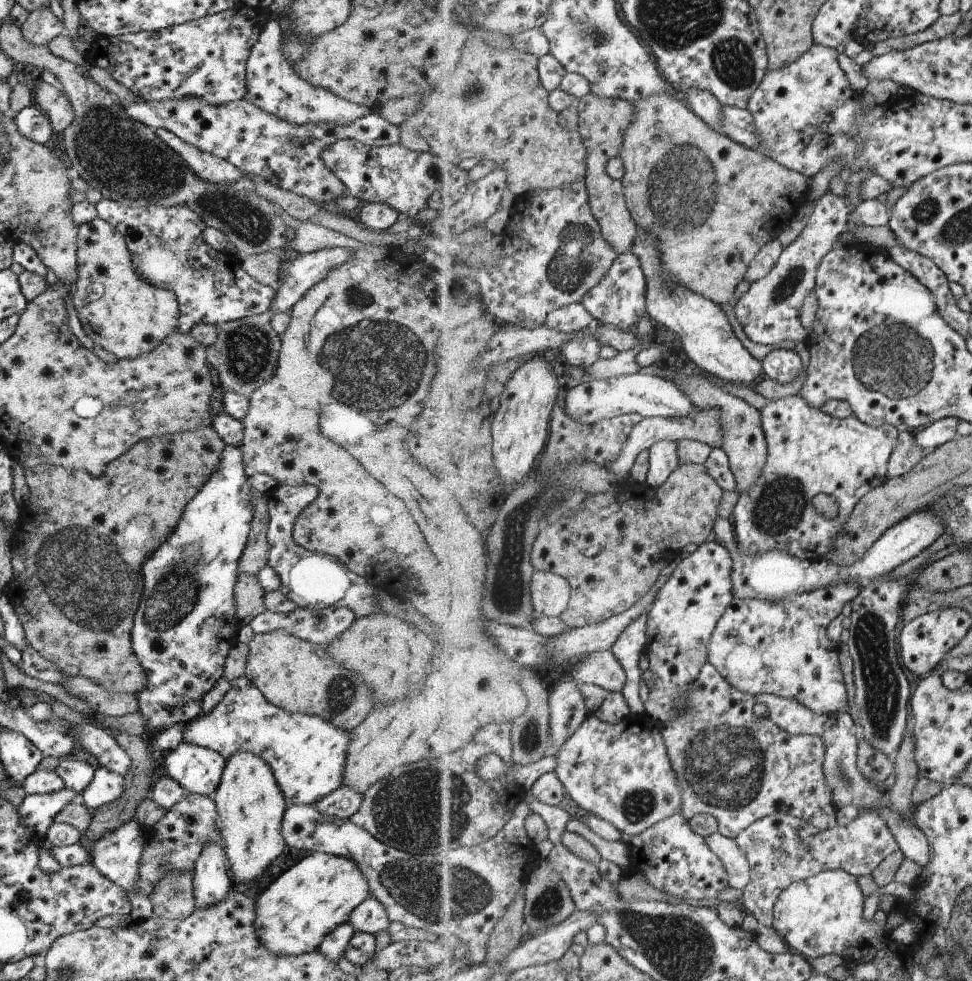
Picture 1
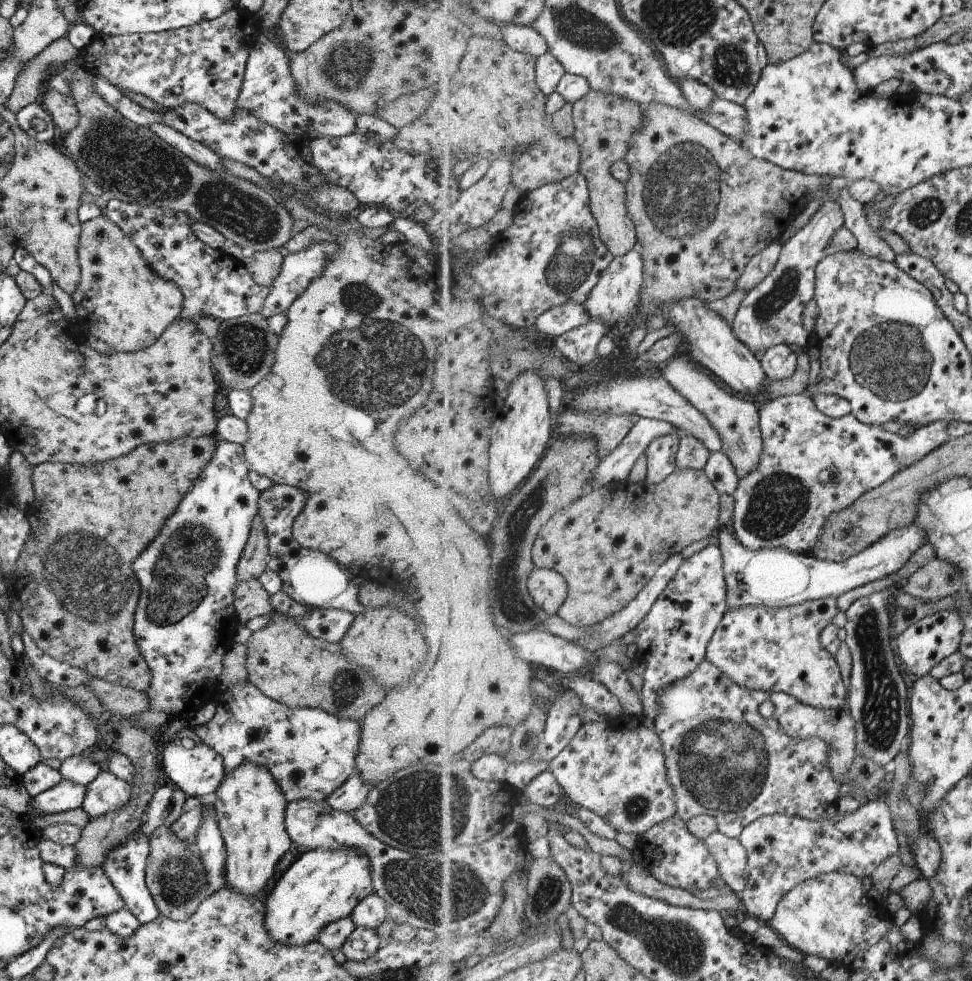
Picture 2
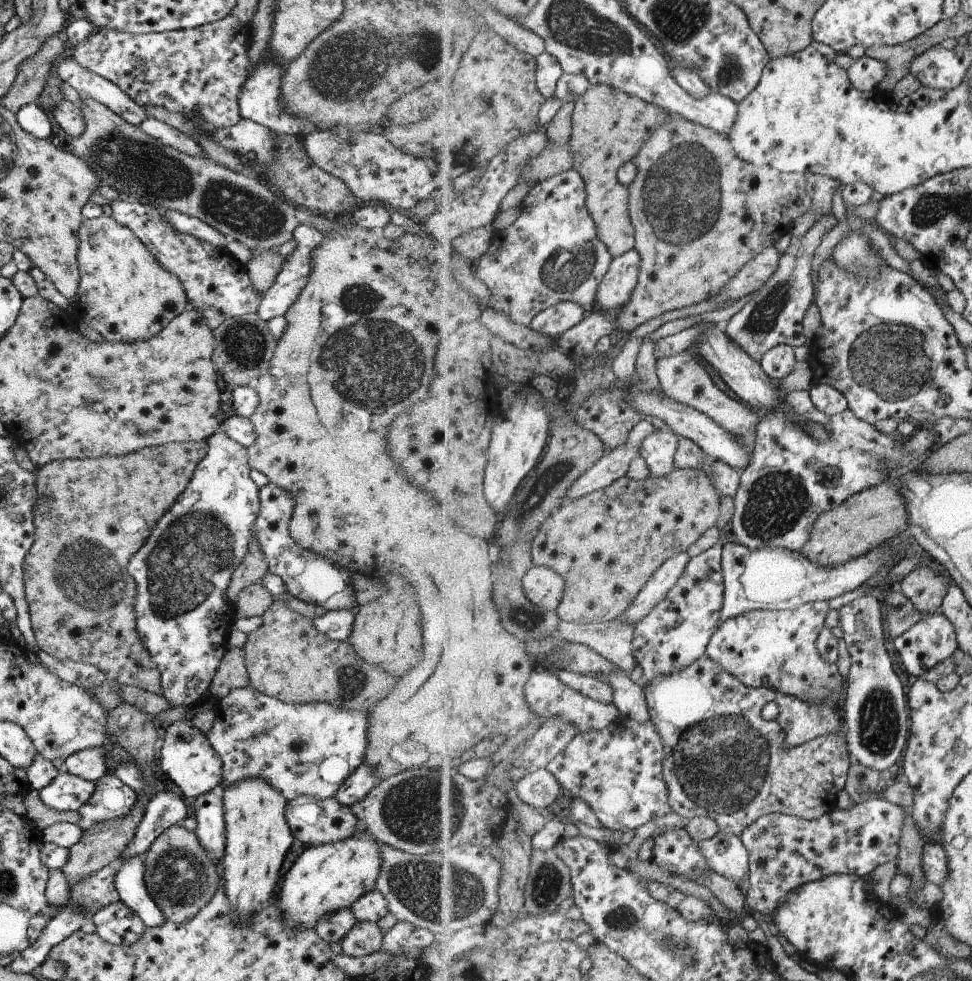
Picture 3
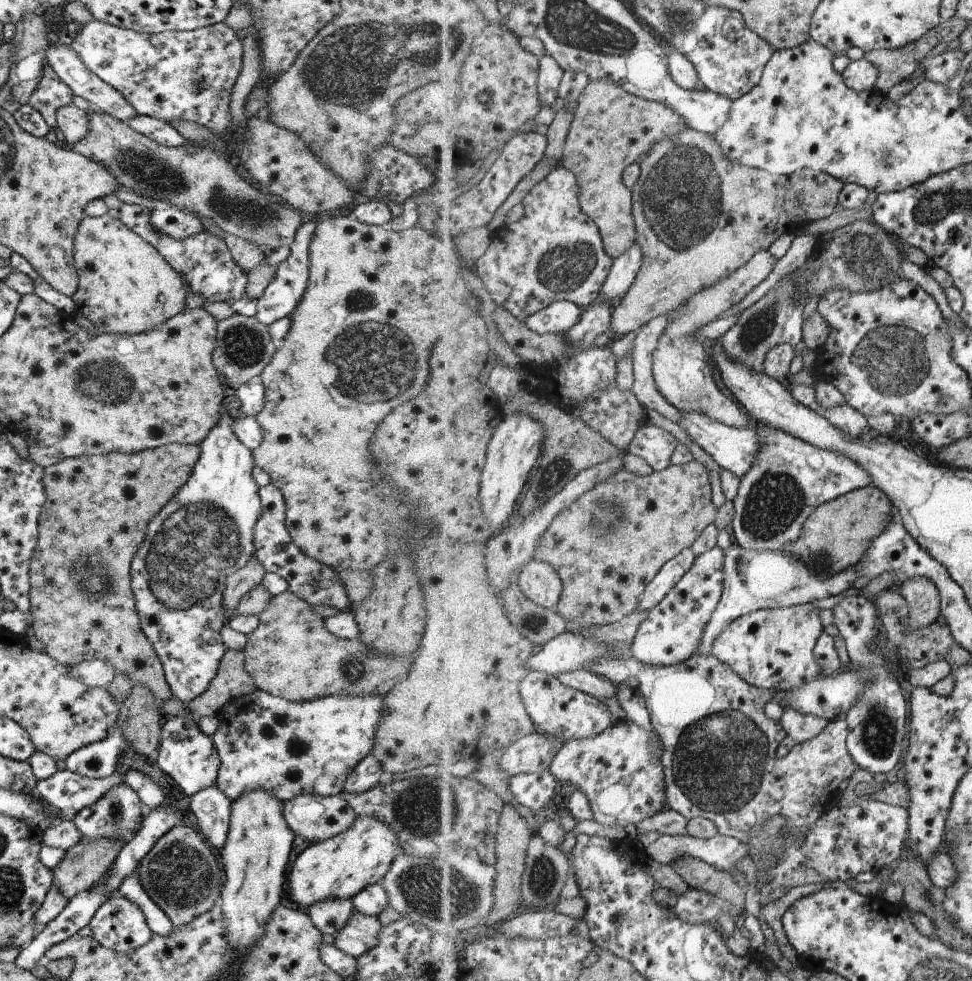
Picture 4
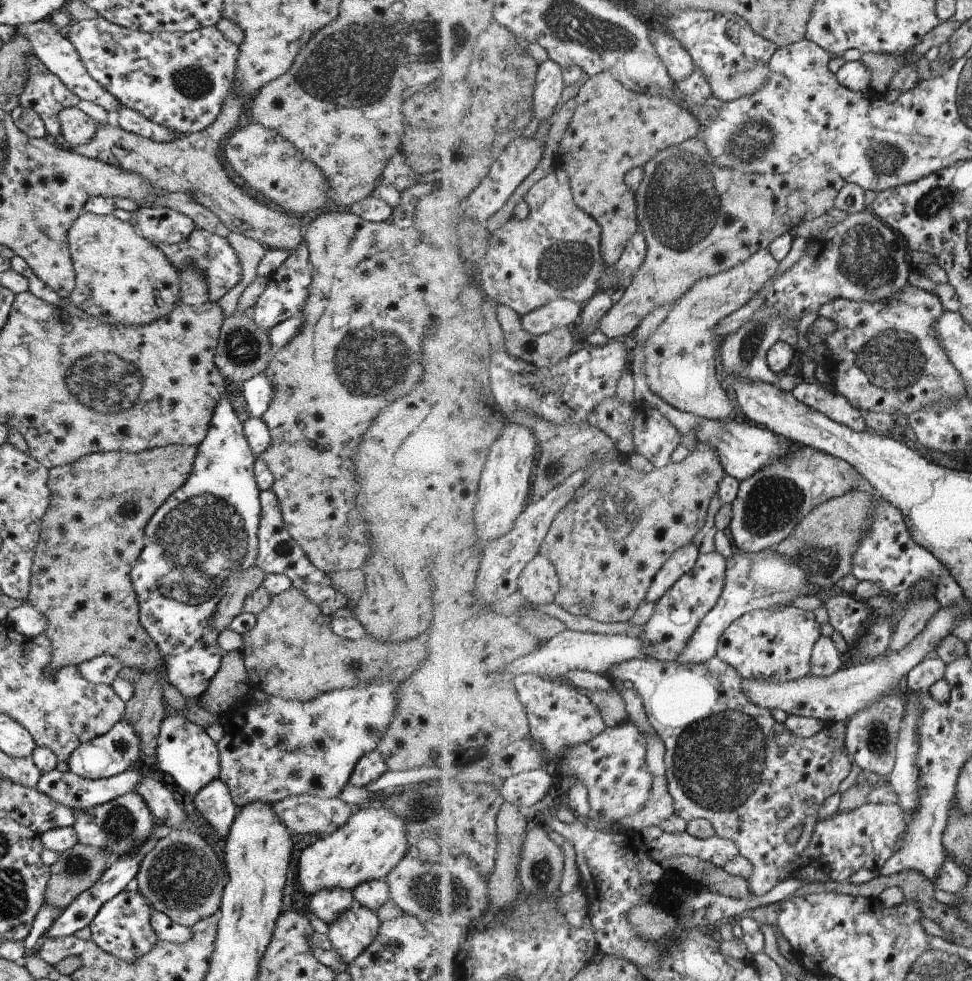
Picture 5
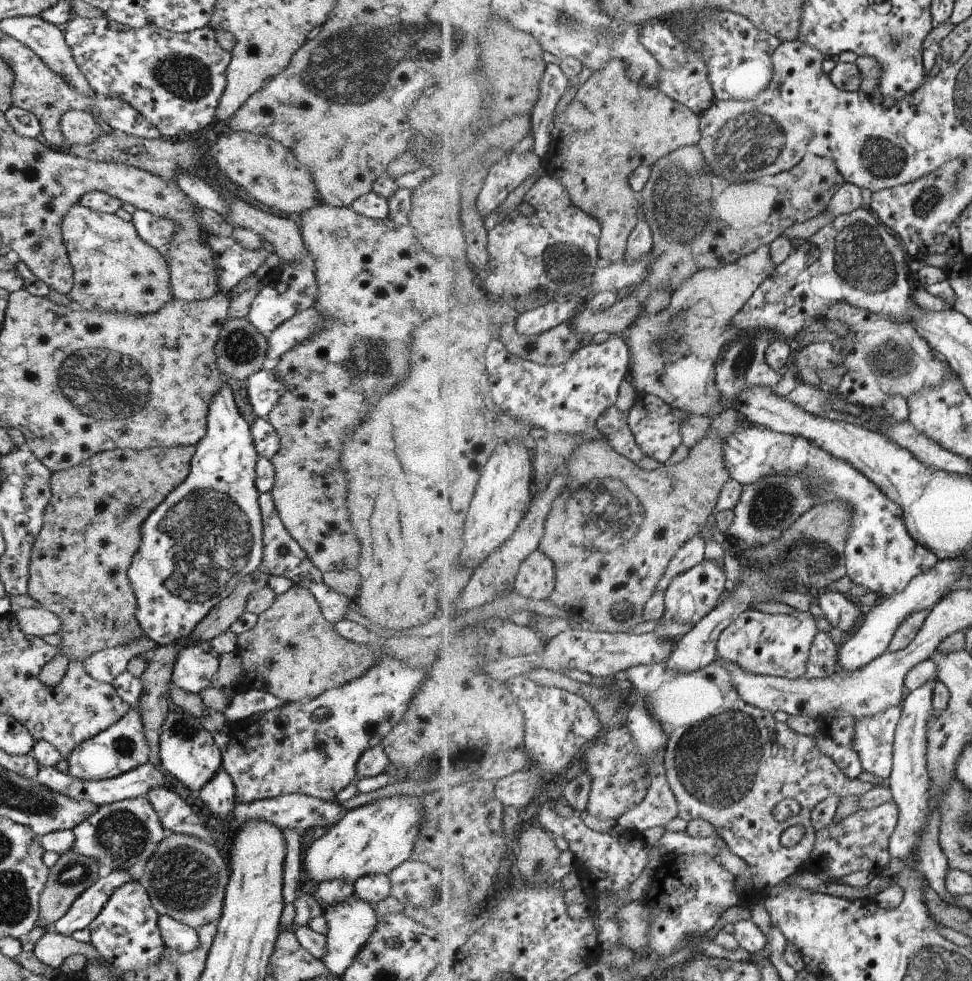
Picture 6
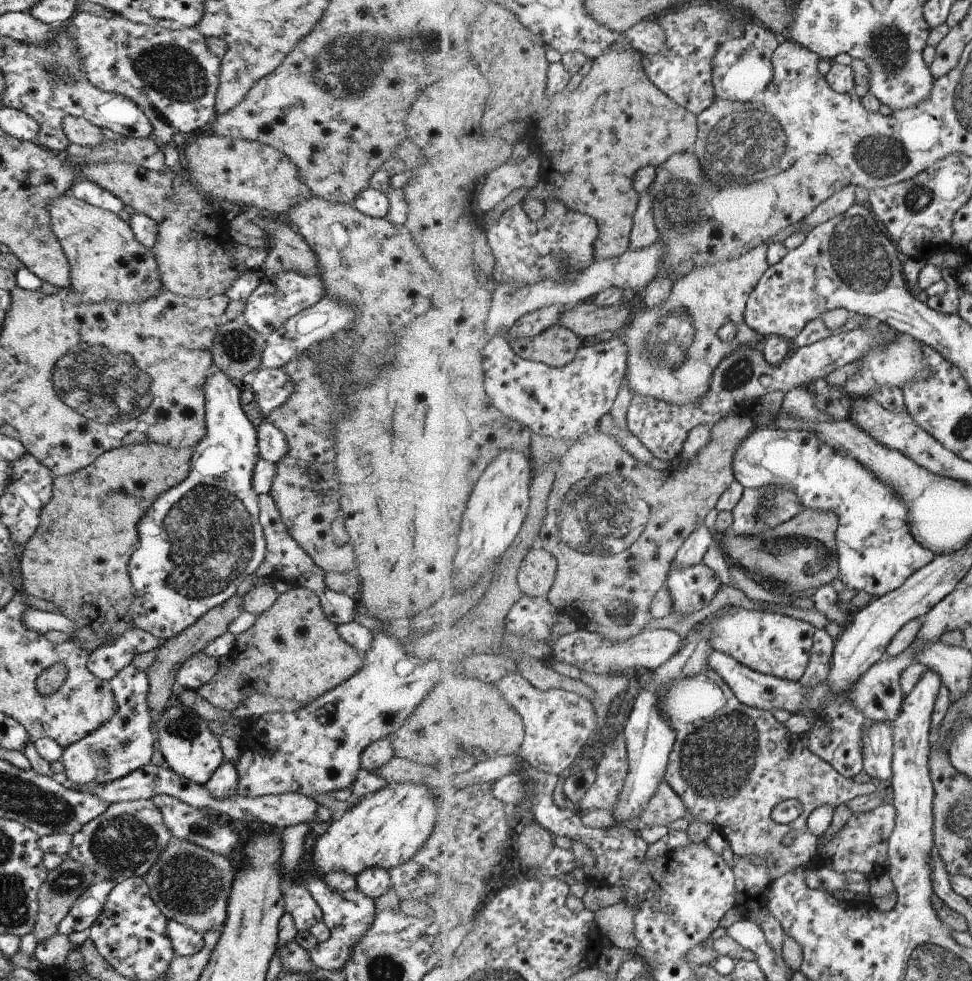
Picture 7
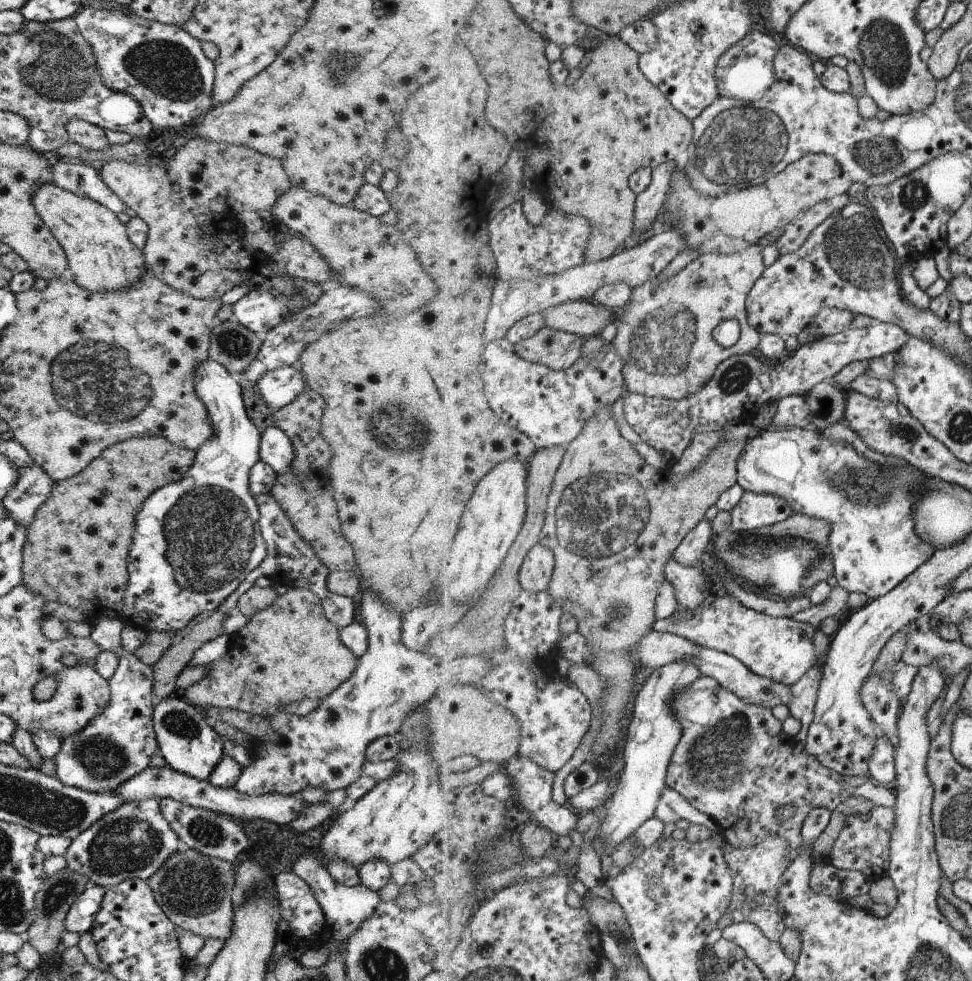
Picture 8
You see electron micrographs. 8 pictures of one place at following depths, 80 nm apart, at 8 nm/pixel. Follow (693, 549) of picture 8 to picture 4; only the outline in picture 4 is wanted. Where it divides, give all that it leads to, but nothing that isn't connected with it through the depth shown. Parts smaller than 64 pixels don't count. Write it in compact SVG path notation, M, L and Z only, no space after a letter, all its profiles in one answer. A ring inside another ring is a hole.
M686 549L669 560L647 586L647 590L641 594L637 610L650 612L661 605L661 602L664 602L665 598L677 587L683 576L691 571L697 558L698 556L693 554L693 550Z

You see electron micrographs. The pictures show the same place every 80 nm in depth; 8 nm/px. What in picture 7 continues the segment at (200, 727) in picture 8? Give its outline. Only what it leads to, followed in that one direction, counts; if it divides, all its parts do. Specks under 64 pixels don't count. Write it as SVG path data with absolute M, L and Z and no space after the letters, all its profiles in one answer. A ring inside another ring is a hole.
M172 702L155 720L155 738L165 766L194 785L204 785L224 761L218 738L207 729L207 722L191 709Z

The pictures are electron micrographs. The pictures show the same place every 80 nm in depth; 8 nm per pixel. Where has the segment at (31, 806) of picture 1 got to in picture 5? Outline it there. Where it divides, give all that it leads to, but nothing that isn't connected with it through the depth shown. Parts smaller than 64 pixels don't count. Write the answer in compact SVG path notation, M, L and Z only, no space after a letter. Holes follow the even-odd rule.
M51 770L40 774L36 783L36 790L39 790L45 796L49 796L53 802L57 804L63 804L63 806L69 806L69 808L77 808L81 811L93 808L117 798L117 796L123 796L123 794L129 794L129 792L135 792L135 786L141 782L141 778L145 778L141 770L125 770L110 778L101 779L85 779L70 771L59 772L57 770Z

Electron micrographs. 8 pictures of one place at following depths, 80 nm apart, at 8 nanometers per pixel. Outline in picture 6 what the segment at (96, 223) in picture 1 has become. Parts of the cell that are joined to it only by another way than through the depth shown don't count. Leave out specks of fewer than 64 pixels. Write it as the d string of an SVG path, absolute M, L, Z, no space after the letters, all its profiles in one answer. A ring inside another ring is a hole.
M77 204L65 214L60 230L72 269L72 288L67 297L75 307L95 313L149 315L172 300L168 269L162 252L142 242L131 222L123 222L114 214L99 213Z

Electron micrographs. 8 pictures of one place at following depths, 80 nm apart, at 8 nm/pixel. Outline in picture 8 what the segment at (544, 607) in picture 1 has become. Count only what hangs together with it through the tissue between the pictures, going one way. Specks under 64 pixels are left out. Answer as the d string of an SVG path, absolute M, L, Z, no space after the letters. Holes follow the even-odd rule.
M535 545L520 568L520 583L525 591L540 593L550 589L556 569L556 554L545 545Z

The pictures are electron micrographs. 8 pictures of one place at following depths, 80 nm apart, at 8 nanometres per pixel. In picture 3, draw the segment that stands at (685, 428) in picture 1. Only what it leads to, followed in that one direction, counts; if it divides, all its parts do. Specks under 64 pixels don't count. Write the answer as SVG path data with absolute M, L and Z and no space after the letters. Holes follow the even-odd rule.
M647 420L639 422L639 425L635 426L632 433L629 434L629 440L625 444L610 450L598 464L589 468L583 477L573 484L565 498L567 503L572 503L591 492L611 486L613 482L617 482L621 478L628 477L629 466L635 458L639 457L643 440L647 436L651 436L653 432L657 432L657 430L651 422L647 422Z

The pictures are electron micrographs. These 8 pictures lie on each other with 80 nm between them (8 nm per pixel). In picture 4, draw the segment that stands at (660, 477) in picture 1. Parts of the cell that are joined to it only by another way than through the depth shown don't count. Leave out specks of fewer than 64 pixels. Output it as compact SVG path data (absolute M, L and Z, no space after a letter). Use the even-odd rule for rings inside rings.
M643 422L628 453L638 455L649 462L654 471L662 472L672 466L672 457L679 444L679 440L671 432Z

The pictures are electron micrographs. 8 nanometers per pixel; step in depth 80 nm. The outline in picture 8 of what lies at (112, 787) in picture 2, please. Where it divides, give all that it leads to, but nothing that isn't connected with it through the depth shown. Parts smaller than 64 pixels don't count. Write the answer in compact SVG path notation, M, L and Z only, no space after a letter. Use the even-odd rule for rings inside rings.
M147 799L123 801L82 830L63 855L65 867L86 876L89 884L107 889L125 879L147 880L169 855L181 847L178 836L162 817L158 801Z

